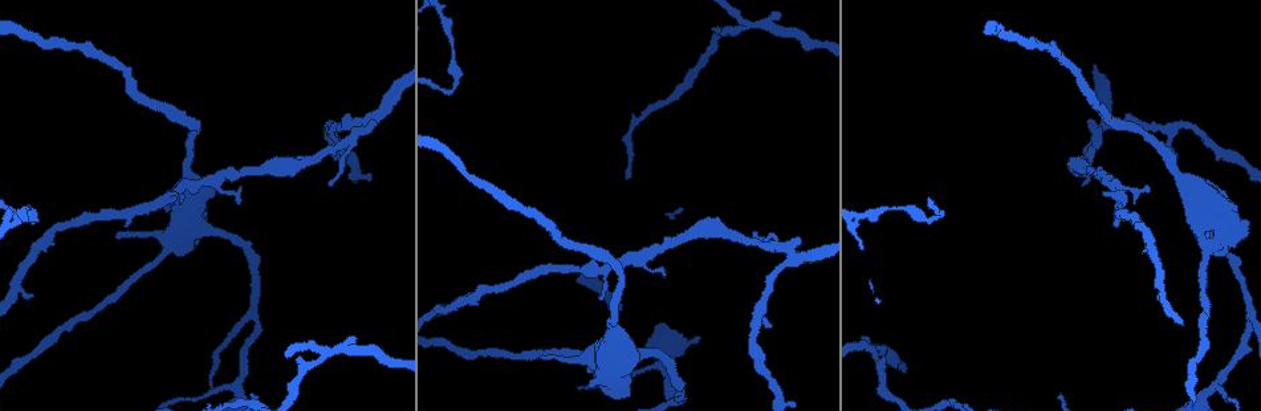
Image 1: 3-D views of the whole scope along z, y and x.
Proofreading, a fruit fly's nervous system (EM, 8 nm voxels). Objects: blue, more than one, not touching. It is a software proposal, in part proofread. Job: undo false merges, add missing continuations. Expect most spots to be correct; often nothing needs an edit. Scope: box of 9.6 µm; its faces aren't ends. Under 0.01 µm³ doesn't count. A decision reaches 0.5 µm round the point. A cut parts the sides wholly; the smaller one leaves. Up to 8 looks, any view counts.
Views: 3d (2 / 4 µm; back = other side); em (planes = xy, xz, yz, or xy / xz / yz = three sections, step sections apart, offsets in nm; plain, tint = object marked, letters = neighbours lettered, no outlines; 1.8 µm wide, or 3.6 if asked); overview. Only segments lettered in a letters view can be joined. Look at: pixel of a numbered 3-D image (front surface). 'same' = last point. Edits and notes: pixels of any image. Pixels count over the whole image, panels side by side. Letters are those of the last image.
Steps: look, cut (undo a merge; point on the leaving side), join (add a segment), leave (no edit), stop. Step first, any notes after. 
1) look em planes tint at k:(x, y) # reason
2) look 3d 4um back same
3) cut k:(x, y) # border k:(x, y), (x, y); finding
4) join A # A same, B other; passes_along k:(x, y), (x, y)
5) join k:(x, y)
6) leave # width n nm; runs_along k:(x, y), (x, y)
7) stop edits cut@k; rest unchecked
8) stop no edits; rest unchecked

look em 3.6um planes plain at 1:(790, 261) # a fork

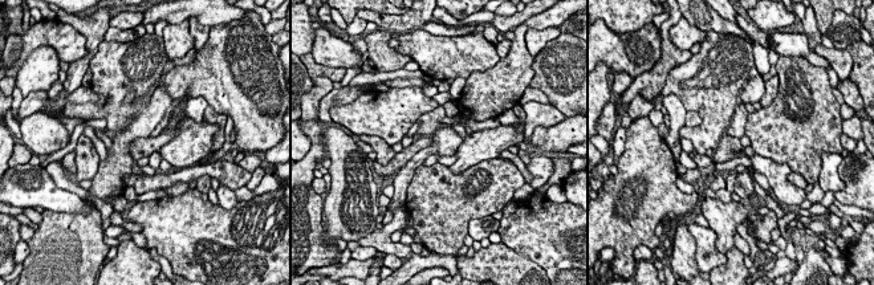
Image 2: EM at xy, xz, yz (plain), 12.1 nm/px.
look em 3.6um planes tint same # with the object marked

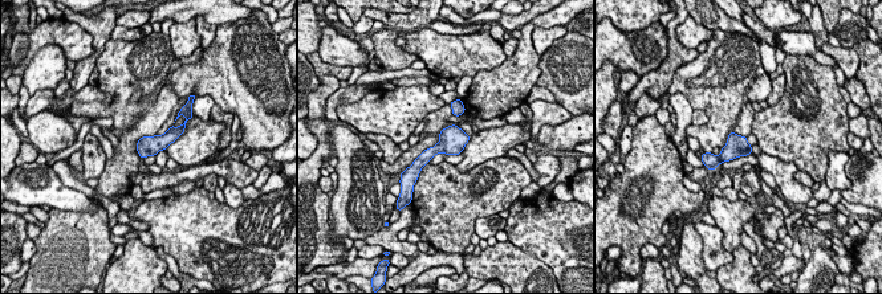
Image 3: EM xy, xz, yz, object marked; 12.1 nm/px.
look em 3.6um planes letters same # see the neighbours

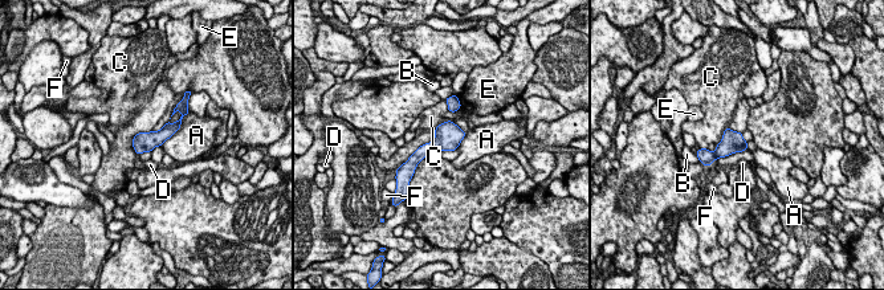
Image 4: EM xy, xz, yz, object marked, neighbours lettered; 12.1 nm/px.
leave # longest_contact A 460 nm; A other, B other, C other, D other, E other, F other; border 4:(183, 117), (182, 125), (161, 146); continuous, no second neuron

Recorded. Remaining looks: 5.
look 3d 2um at 1:(237, 382) # abrupt turn

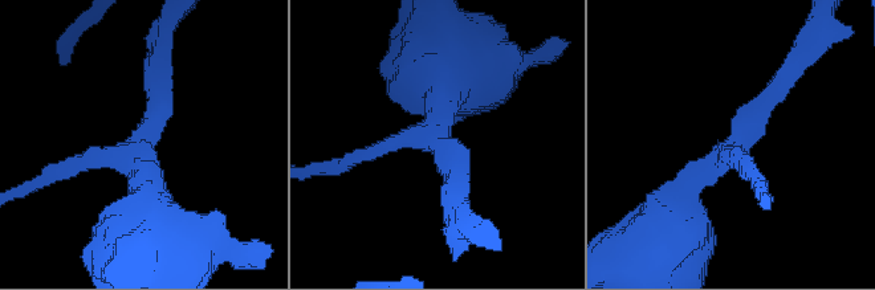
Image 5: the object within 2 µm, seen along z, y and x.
look em xz step 8 tint at 5:(137, 146) # arms 3; shape alone is not enough

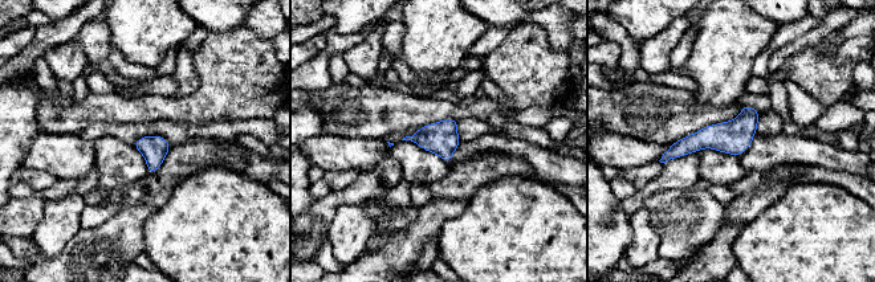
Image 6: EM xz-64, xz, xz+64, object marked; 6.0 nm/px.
look em yz step 4 letters same

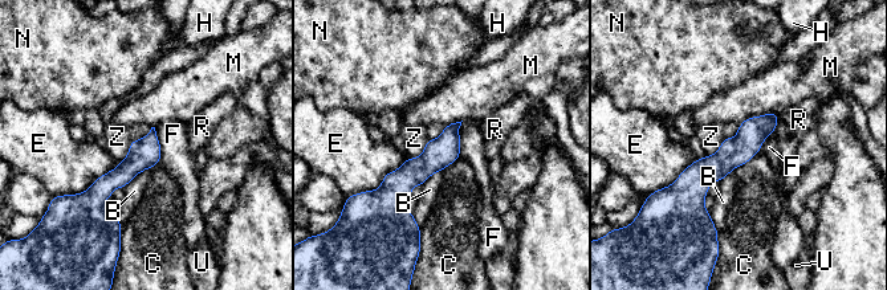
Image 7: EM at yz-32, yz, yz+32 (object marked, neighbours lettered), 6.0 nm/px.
leave # width 180 nm; B other, C other, E other, F other, H other, M other, N other, R other, U other, Z other; border 7:(463, 121), (459, 129), (459, 156); one neuron here

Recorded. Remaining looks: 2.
look 3d 4um at 1:(862, 336)

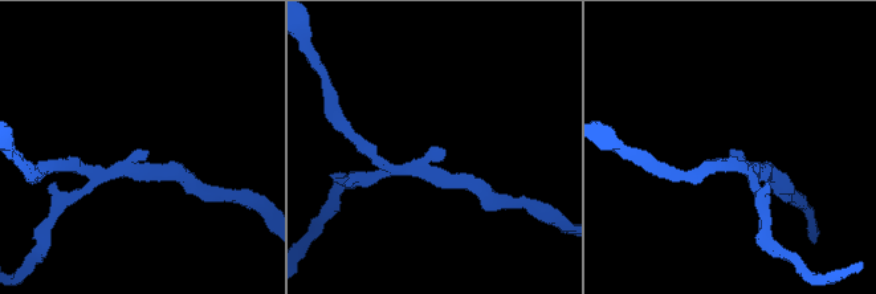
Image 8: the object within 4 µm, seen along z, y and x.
look em planes letters at 8:(734, 150) # shape alone is not enough

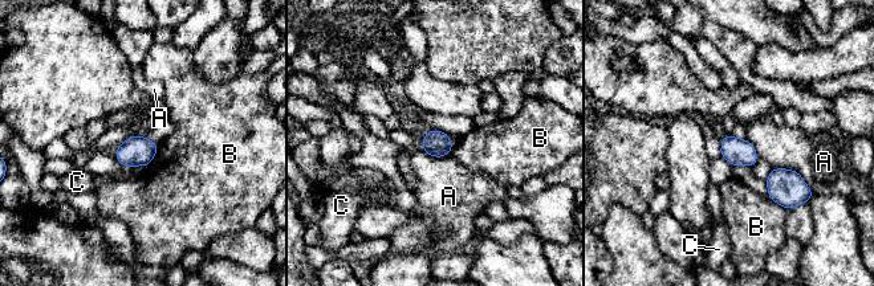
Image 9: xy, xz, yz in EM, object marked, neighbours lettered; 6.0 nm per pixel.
leave # width 160 nm; A other, B other, C other; border 9:(772, 167), (793, 168), (811, 190); no lettered segment goes on from it

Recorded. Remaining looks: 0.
stop no edits; rest unchecked

